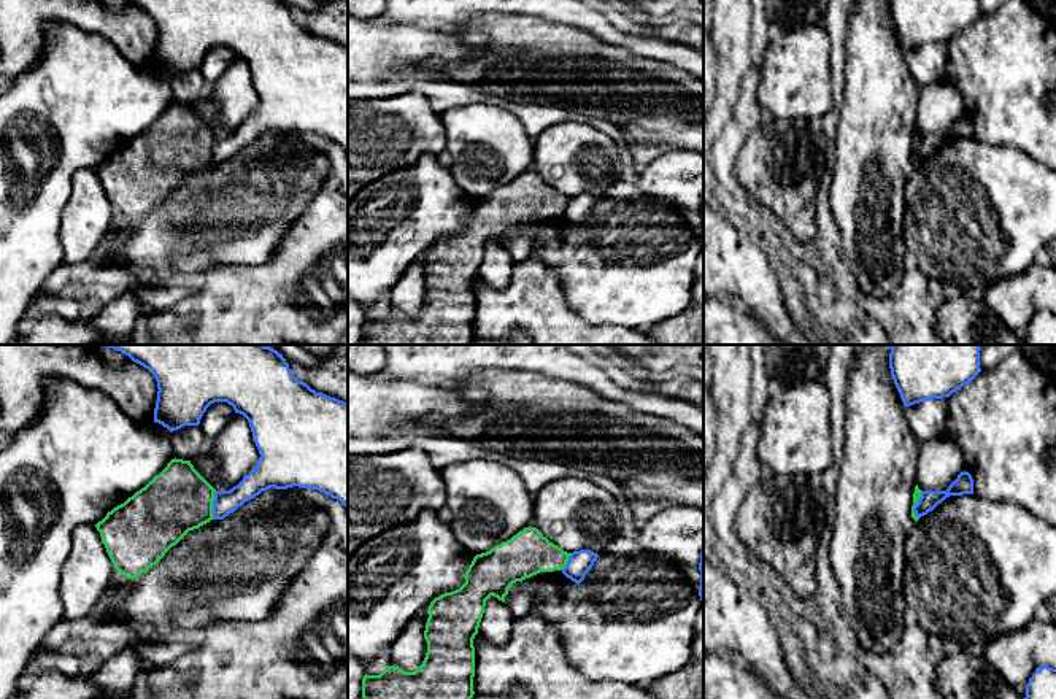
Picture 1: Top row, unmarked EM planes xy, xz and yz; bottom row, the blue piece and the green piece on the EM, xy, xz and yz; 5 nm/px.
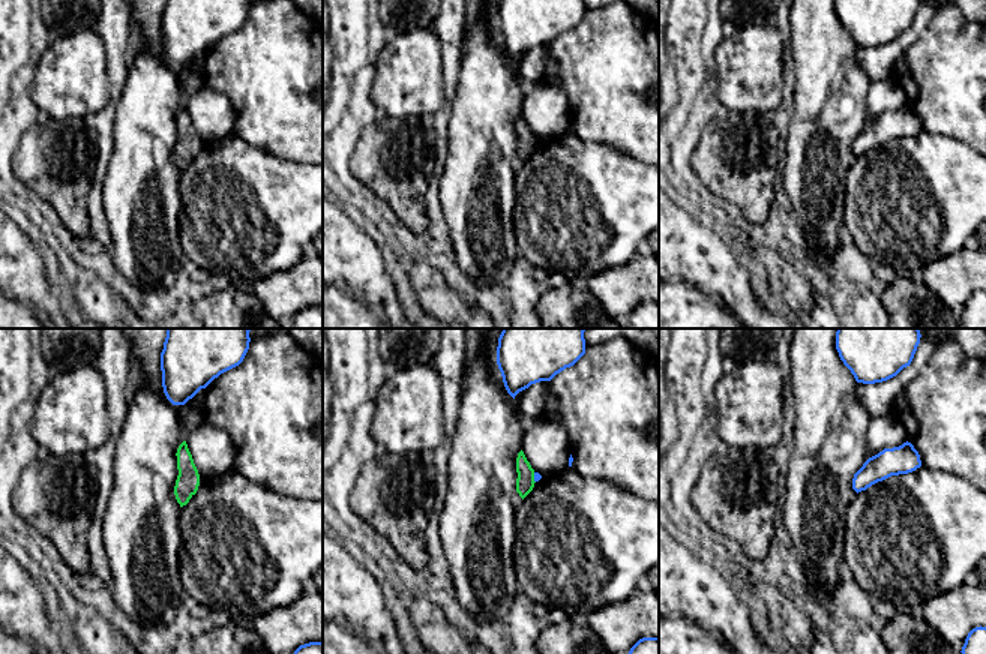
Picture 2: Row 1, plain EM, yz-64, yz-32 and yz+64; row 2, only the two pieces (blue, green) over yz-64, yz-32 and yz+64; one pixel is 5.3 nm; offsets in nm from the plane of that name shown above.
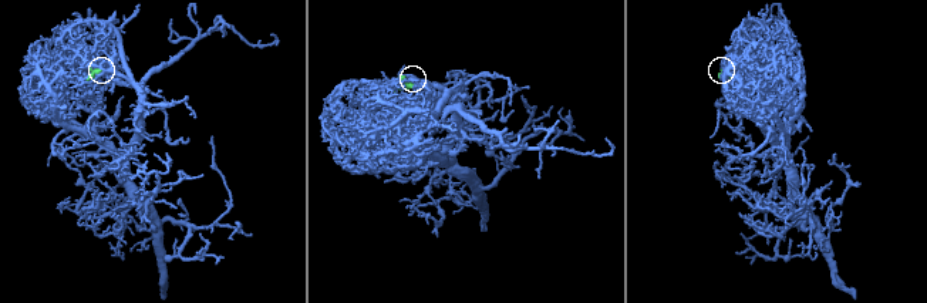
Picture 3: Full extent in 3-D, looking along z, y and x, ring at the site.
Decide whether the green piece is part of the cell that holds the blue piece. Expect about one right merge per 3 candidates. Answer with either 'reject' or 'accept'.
reject

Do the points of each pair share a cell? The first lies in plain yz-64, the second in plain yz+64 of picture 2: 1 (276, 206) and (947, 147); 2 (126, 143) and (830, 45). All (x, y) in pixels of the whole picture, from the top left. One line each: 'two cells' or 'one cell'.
1: one cell
2: one cell

